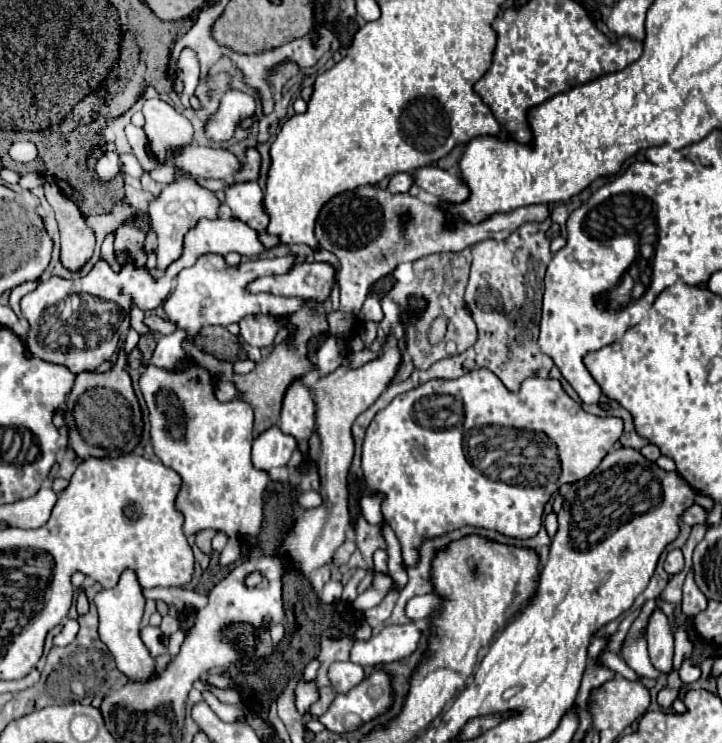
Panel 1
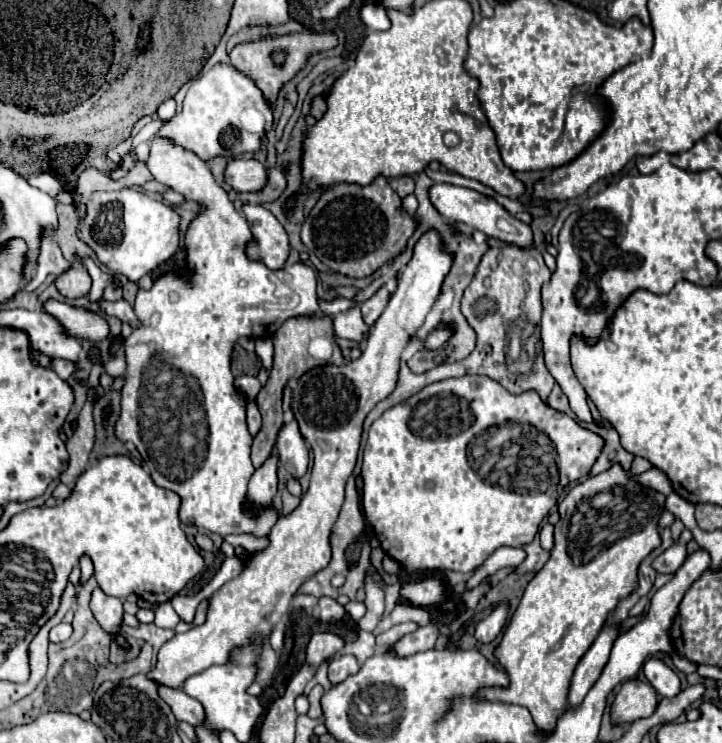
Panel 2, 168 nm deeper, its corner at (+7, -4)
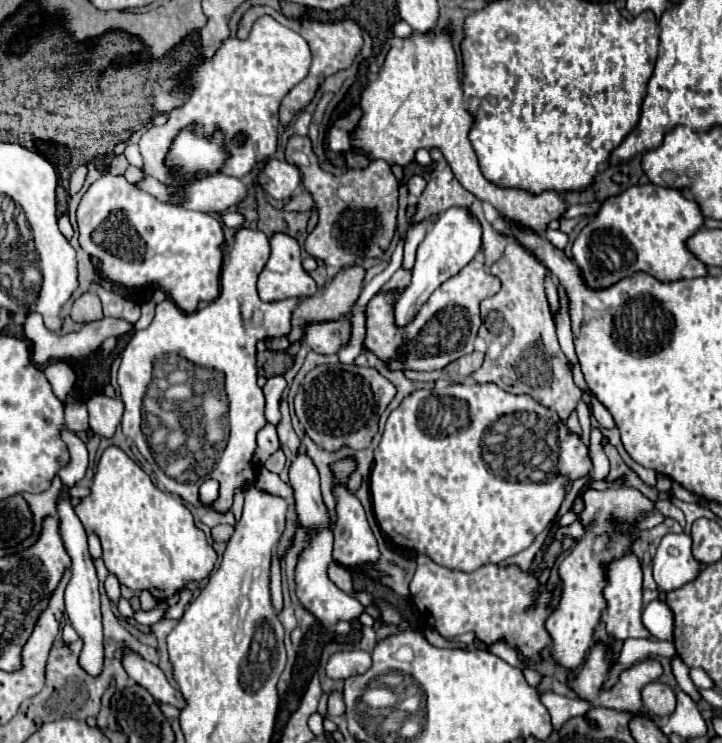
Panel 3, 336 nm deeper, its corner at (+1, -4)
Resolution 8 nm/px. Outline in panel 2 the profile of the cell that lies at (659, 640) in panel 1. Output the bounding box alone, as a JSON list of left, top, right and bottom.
[644,659,680,697]

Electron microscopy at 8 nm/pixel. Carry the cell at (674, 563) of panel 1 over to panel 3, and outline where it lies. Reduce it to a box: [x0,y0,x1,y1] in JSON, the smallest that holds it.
[654,533,700,591]

